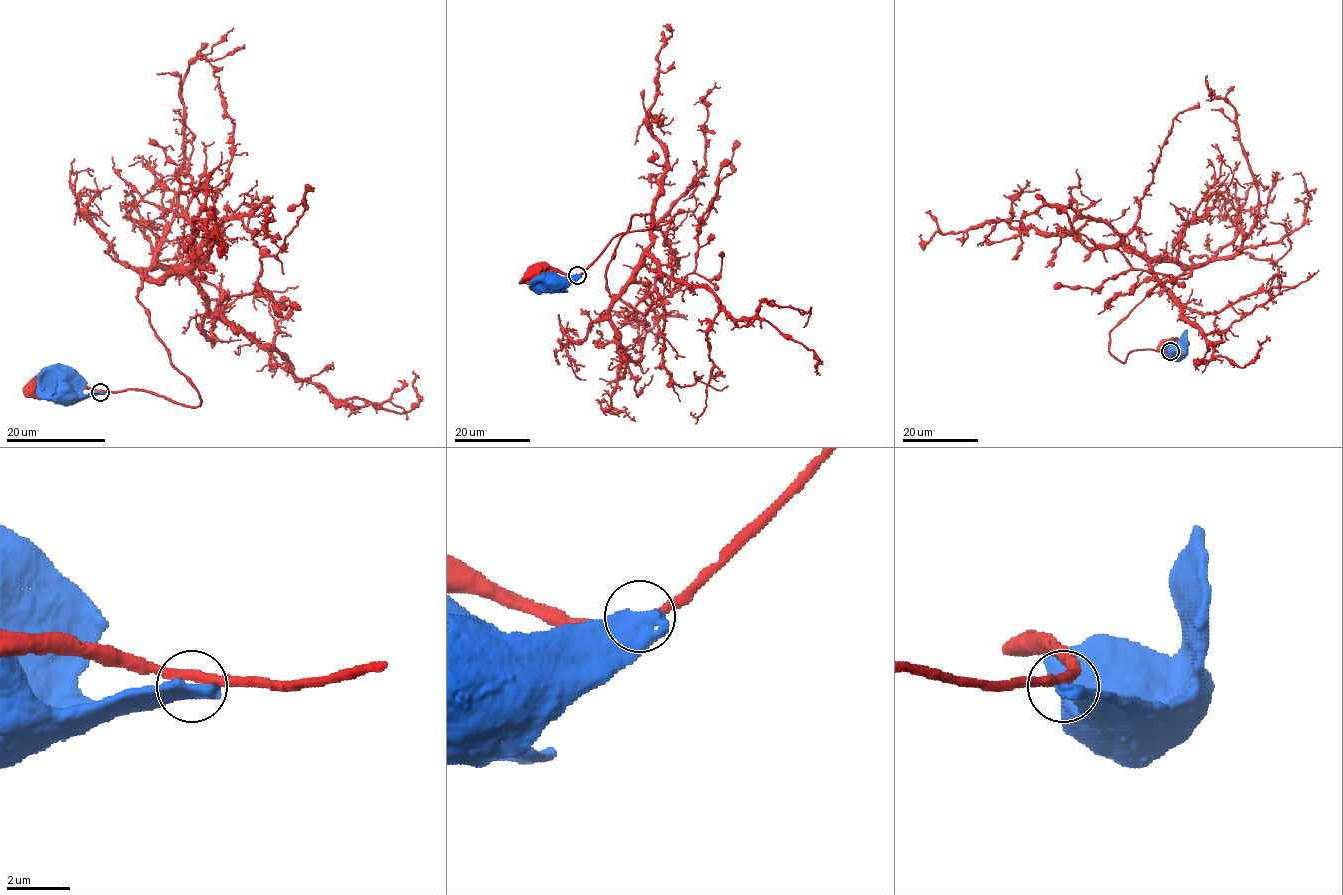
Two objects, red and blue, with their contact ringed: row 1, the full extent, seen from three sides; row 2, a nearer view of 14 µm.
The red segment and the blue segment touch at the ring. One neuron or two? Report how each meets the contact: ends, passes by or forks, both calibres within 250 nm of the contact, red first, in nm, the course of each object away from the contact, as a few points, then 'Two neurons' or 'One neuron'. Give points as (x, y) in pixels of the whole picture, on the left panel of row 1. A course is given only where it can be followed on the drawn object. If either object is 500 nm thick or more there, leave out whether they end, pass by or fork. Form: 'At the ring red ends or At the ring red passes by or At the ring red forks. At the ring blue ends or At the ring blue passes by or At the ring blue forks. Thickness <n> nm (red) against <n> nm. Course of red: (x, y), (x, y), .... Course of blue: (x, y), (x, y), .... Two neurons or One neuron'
Thickness 320 nm (red) against 600 nm. Course of red: (100, 392), (51, 382), (46, 382), (45, 387). Course of blue: (100, 392), (76, 395), (68, 387), (45, 387), (37, 374). Two neurons

